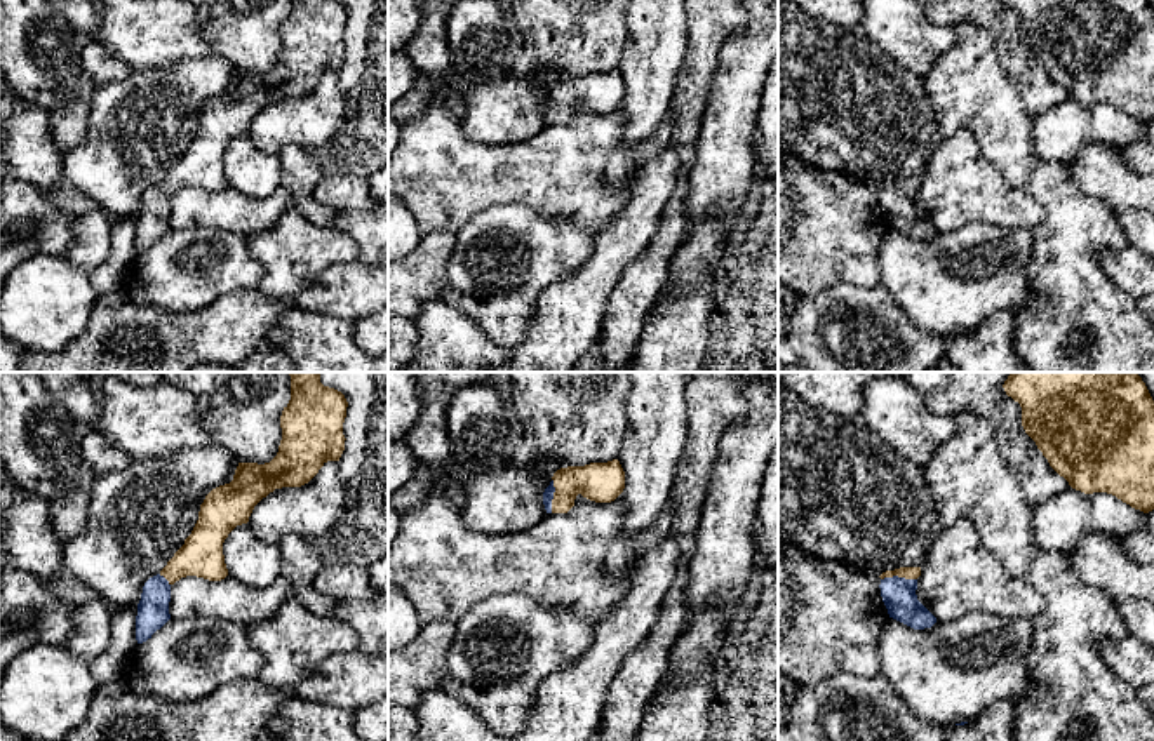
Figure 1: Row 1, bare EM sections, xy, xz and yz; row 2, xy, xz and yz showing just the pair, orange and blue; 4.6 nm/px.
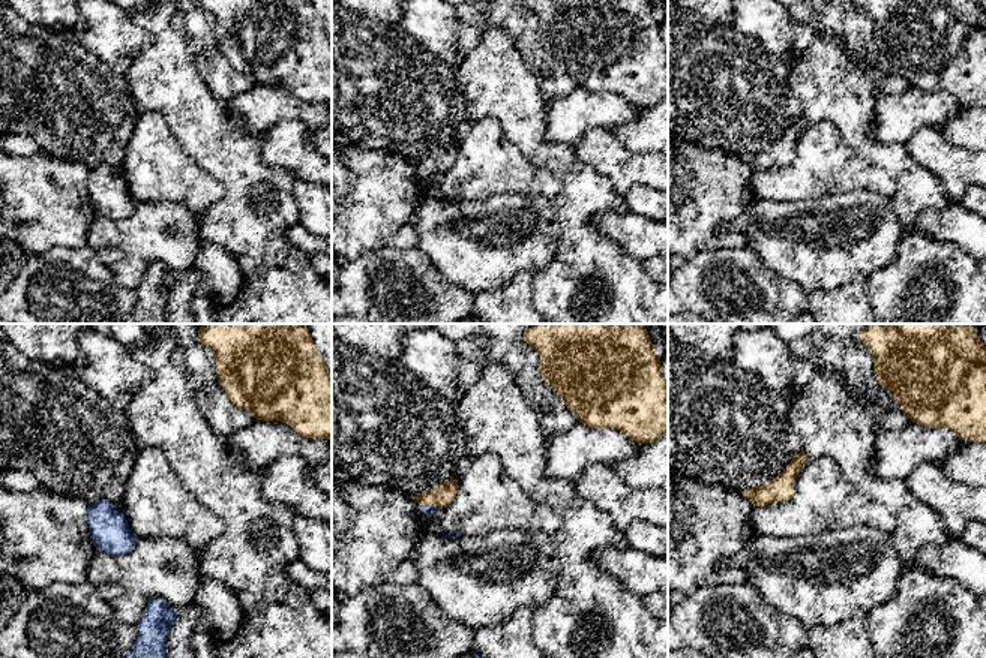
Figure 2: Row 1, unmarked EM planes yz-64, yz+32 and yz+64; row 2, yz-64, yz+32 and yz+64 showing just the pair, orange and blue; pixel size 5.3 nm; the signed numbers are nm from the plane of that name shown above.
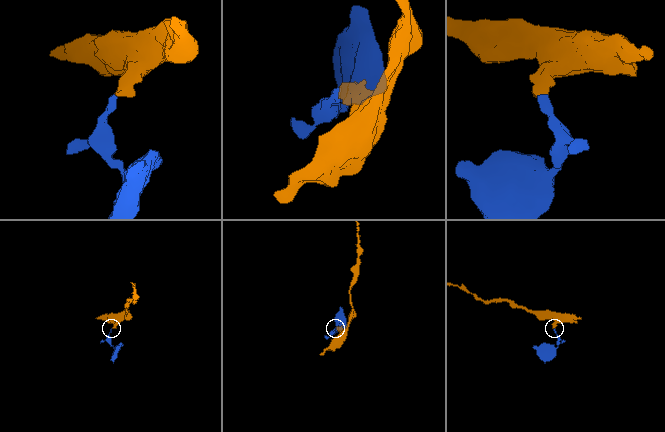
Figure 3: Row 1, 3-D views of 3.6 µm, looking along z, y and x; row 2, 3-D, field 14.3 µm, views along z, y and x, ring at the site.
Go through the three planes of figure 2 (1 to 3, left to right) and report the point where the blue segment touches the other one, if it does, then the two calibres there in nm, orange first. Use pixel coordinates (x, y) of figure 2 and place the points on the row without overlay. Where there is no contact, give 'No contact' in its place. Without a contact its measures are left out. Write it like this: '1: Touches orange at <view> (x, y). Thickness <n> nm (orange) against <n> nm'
1: No contact
2: Touches orange at yz+32 (429, 168). Thickness 120 nm (orange) against 50 nm
3: No contact

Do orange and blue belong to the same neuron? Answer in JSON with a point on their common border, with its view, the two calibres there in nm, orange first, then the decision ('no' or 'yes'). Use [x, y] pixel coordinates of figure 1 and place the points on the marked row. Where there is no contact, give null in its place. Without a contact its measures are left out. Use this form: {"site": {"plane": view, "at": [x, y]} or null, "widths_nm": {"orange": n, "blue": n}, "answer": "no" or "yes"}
{"site": {"plane": "yz", "at": [899, 576]}, "widths_nm": {"orange": 60, "blue": 160}, "answer": "yes"}

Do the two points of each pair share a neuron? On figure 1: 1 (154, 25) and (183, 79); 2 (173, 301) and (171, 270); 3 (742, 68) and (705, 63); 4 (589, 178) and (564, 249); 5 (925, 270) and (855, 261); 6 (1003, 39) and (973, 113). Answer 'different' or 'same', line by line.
1: different
2: same
3: different
4: different
5: different
6: different

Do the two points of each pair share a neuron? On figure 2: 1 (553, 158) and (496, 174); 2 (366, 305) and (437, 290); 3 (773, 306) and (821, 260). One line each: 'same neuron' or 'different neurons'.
1: different neurons
2: same neuron
3: different neurons

